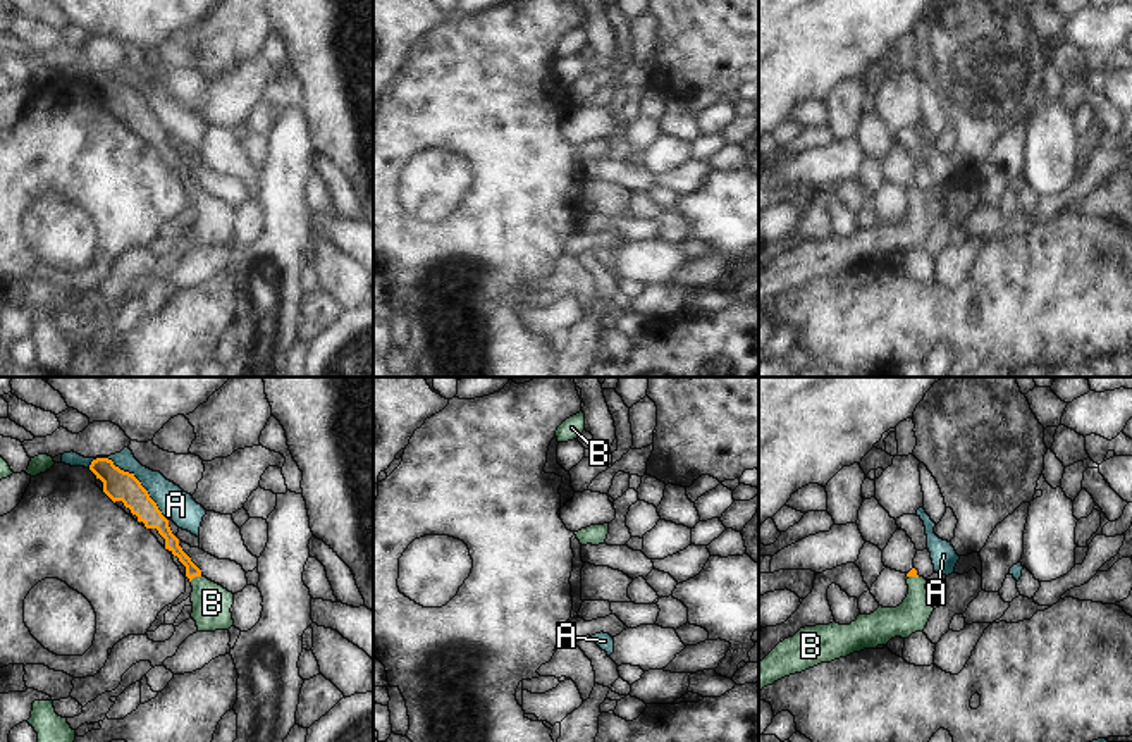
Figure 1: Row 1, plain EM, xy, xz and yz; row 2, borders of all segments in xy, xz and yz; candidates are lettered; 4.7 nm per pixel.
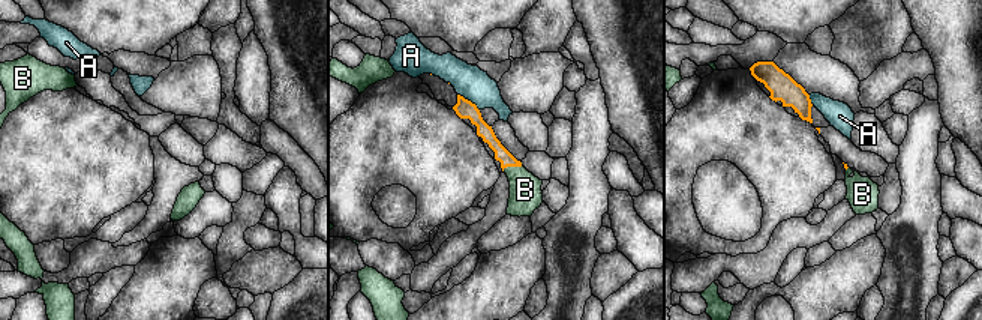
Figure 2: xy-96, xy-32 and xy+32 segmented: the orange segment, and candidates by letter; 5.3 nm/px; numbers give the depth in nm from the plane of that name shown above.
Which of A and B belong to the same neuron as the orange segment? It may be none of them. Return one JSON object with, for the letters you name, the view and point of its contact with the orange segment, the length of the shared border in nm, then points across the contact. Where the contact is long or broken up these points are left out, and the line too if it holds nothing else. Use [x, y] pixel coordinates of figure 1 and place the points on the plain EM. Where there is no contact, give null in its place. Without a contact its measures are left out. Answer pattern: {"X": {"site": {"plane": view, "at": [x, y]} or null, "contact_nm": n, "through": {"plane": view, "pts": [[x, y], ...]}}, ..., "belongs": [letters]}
{"B": {"site": {"plane": "xy", "at": [195, 190]}, "contact_nm": 70, "through": {"plane": "xy", "pts": [[171, 155], [195, 190], [212, 217]]}}, "belongs": ["B"]}

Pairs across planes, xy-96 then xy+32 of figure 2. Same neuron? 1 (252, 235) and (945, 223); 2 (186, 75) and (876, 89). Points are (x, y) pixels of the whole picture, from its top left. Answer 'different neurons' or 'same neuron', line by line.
1: different neurons
2: same neuron

